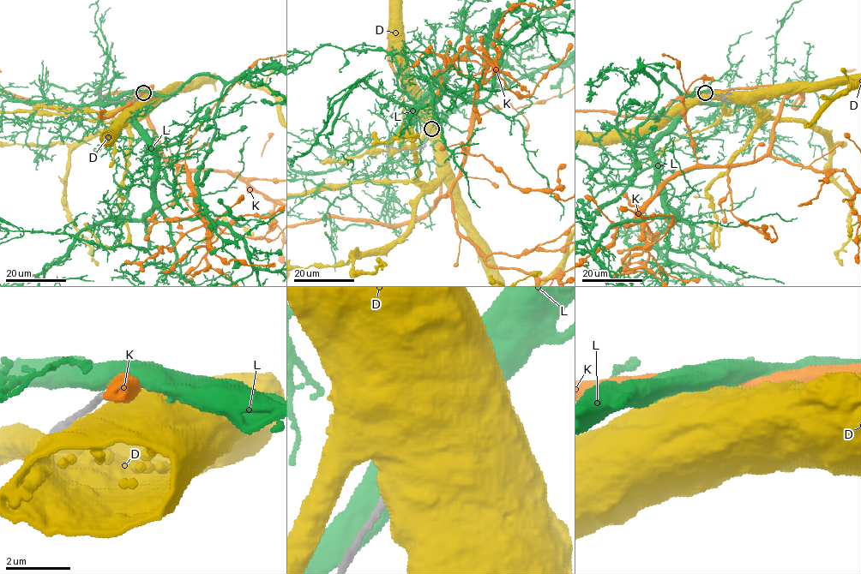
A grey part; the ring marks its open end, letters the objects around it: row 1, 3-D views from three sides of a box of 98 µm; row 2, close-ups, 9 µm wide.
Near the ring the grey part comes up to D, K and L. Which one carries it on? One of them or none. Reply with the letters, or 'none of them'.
none of them

